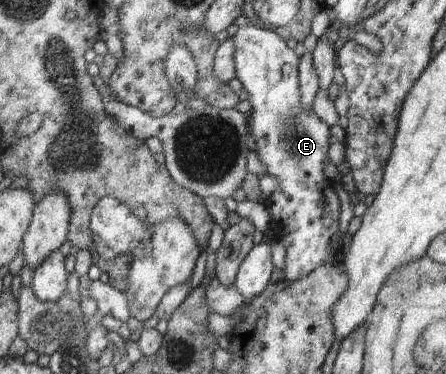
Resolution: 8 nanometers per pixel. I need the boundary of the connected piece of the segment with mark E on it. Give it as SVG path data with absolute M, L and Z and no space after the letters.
M250 23L247 27L239 28L232 39L235 41L236 78L243 85L251 103L247 119L250 134L257 145L256 154L267 166L266 175L274 176L278 182L278 187L266 198L267 208L272 218L268 228L275 233L275 239L281 240L281 244L285 246L286 257L282 267L285 279L299 280L314 271L320 264L337 262L334 258L335 252L331 255L333 247L330 242L339 234L340 202L333 181L323 173L325 161L329 161L328 150L333 139L329 131L330 126L302 105L298 77L300 58L293 49L287 47L286 41L276 32Z

